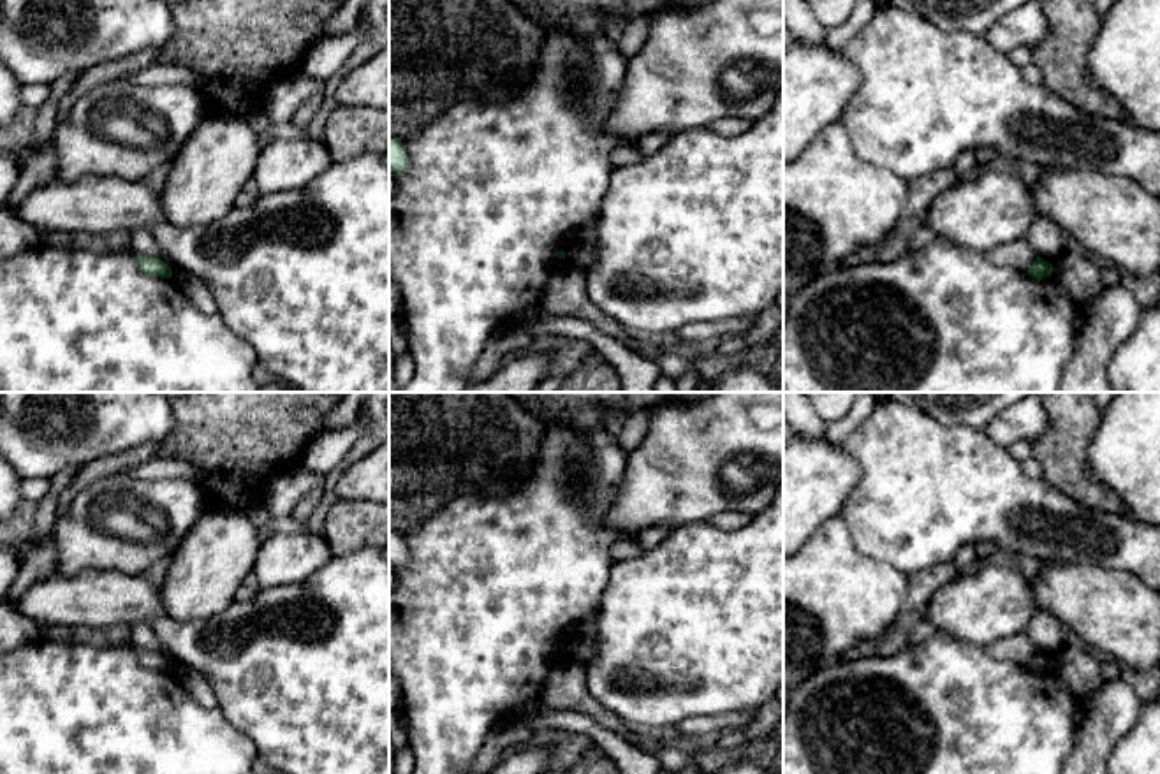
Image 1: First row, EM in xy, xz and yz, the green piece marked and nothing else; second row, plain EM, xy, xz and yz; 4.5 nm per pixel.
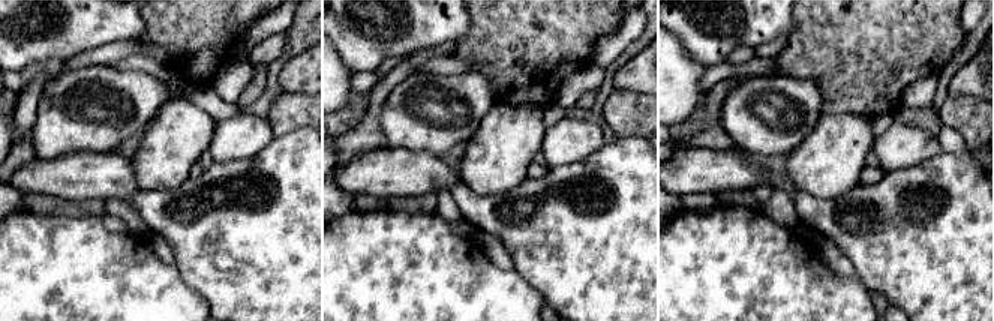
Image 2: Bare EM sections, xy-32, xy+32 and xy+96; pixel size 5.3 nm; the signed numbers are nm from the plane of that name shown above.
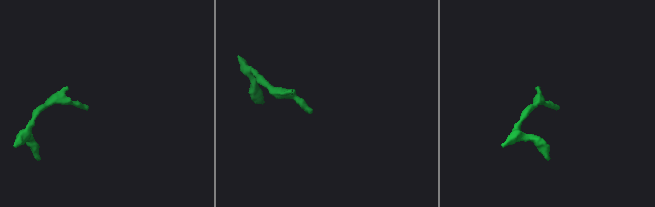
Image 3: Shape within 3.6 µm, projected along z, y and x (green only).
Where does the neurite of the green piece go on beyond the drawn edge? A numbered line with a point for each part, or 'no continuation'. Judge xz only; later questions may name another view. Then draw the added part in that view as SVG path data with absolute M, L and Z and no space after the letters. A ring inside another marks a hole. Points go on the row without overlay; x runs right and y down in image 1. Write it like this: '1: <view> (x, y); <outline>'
no continuation

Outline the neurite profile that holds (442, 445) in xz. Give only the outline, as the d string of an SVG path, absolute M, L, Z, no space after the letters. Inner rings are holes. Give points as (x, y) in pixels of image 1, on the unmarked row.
M389 392L389 531L400 537L463 496L505 498L533 466L544 424L510 392Z

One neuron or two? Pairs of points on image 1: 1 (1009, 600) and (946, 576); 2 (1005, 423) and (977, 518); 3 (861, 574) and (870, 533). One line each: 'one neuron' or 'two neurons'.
1: two neurons
2: two neurons
3: two neurons

